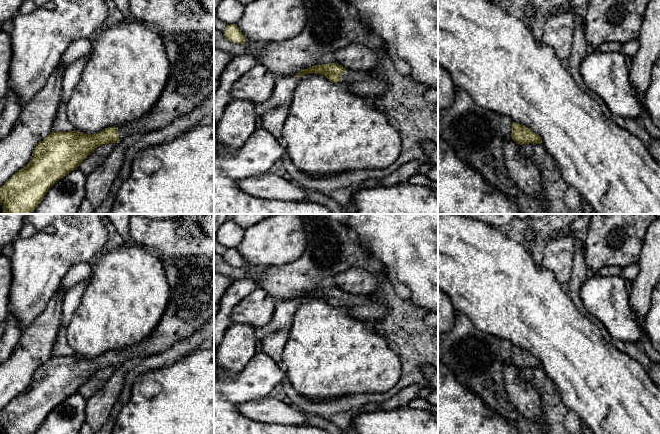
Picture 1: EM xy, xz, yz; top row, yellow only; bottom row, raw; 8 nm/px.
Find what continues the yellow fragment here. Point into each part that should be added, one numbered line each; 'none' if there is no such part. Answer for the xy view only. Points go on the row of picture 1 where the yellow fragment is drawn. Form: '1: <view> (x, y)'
1: xy (190, 82)

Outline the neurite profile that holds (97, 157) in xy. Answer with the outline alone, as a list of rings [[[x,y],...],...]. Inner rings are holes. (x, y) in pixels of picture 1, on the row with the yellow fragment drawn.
[[[107,143],[93,150],[78,166],[86,177],[102,165],[113,151],[115,143]]]

